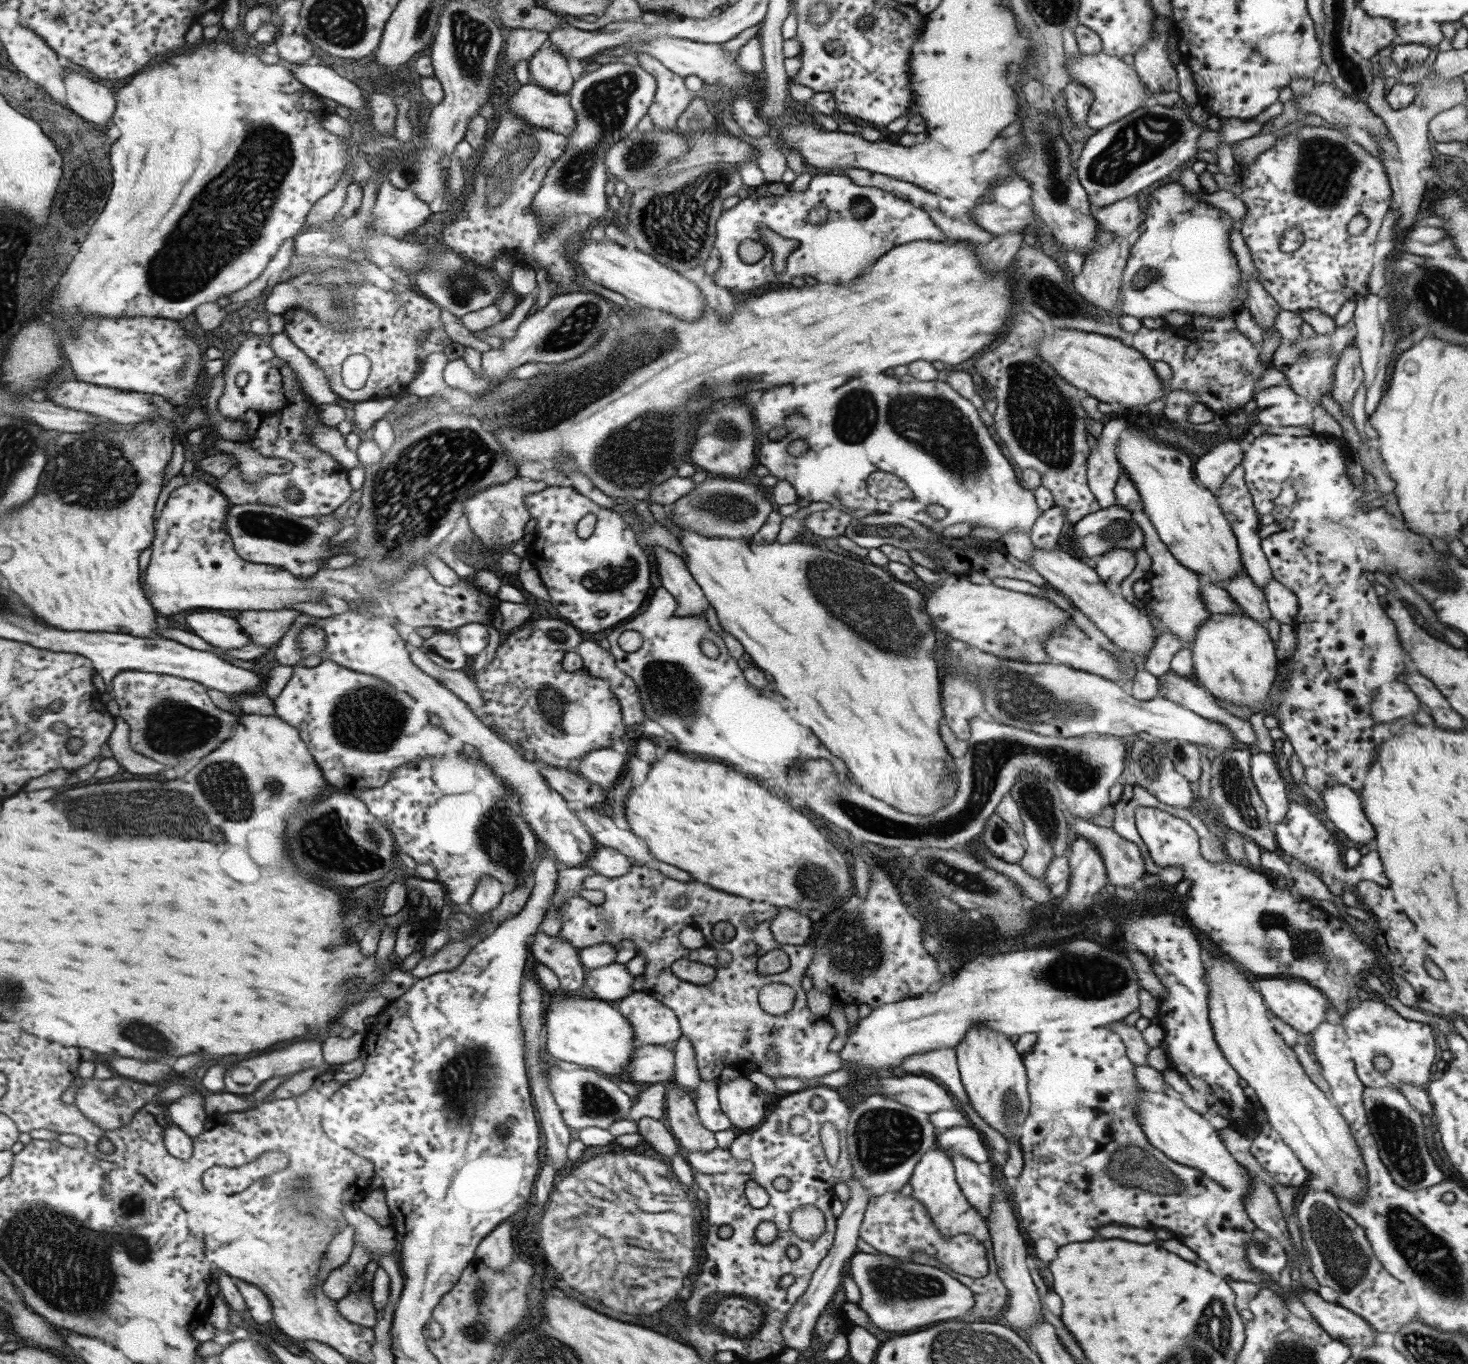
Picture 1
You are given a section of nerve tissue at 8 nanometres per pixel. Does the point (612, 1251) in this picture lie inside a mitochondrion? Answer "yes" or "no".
yes

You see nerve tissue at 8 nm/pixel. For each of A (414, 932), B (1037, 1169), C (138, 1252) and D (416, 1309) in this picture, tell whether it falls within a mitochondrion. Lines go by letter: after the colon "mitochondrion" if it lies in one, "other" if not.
A: other
B: other
C: mitochondrion
D: other

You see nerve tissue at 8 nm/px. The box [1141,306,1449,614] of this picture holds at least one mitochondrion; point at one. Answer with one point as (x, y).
(1304, 356)

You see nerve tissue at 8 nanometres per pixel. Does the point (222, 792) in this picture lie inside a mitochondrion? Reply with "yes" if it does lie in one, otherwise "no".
yes

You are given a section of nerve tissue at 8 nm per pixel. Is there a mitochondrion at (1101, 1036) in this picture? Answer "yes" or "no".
no

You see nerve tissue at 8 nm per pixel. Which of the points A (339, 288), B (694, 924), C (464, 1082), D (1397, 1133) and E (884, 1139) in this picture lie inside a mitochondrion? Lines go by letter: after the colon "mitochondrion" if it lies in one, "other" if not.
A: mitochondrion
B: other
C: mitochondrion
D: mitochondrion
E: mitochondrion

